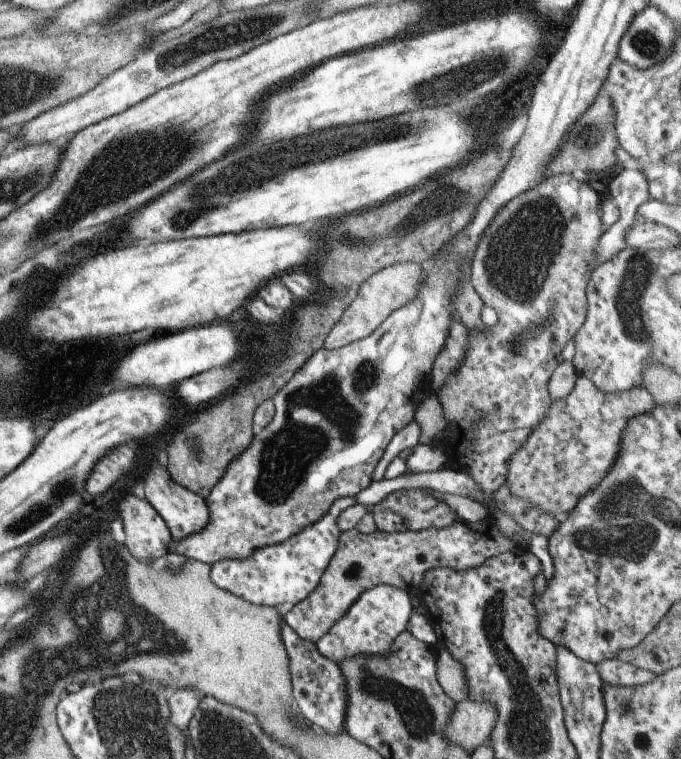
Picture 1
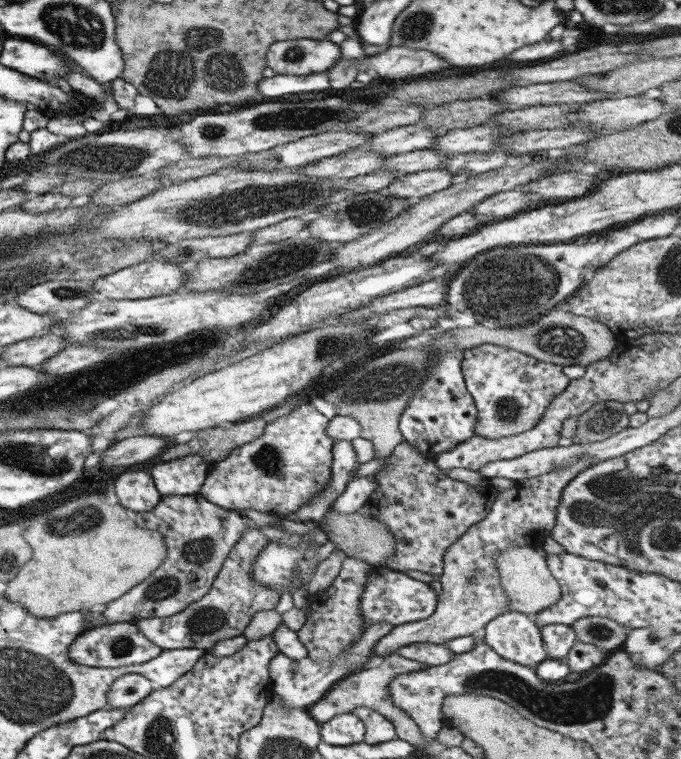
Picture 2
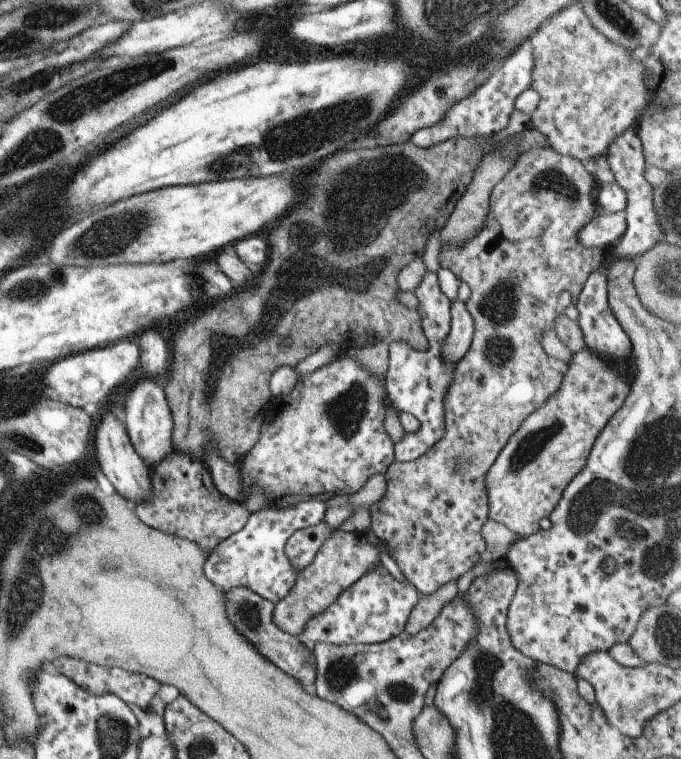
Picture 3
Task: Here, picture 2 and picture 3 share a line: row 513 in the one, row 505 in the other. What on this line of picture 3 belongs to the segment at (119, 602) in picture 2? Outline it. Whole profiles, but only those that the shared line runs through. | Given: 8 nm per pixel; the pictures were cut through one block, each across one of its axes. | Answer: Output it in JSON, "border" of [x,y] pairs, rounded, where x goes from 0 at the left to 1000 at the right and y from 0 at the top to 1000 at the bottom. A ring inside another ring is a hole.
{"border":[[[257,593],[228,615],[219,615],[219,659],[195,668],[201,682],[222,697],[261,708],[292,719],[301,729],[351,700],[366,677],[354,661],[339,660],[325,652],[314,642],[304,614]]]}

